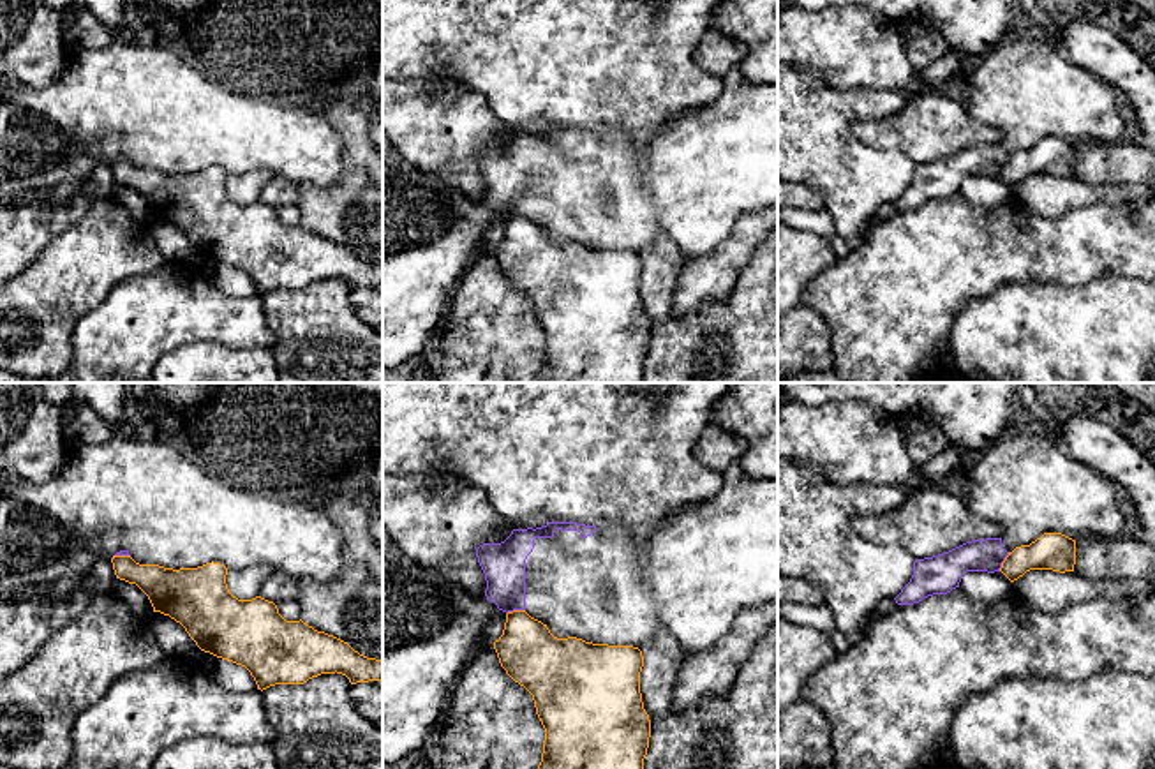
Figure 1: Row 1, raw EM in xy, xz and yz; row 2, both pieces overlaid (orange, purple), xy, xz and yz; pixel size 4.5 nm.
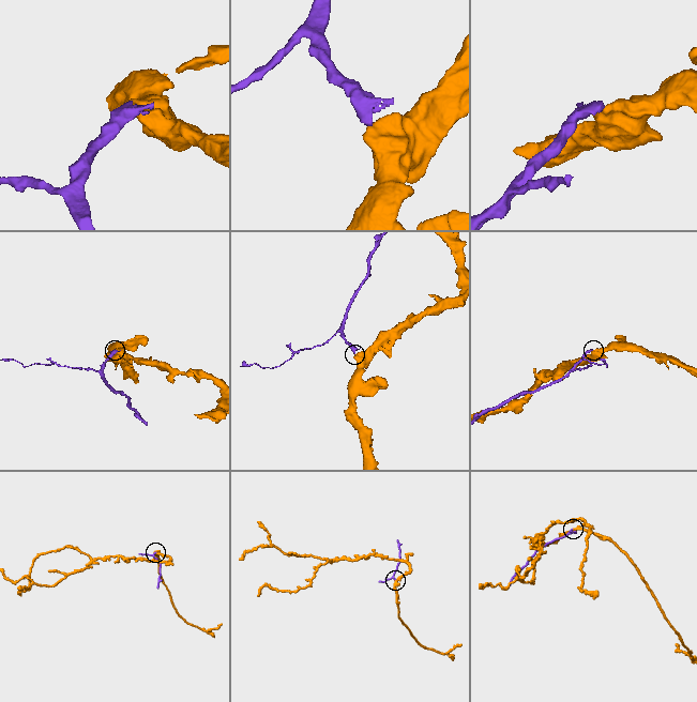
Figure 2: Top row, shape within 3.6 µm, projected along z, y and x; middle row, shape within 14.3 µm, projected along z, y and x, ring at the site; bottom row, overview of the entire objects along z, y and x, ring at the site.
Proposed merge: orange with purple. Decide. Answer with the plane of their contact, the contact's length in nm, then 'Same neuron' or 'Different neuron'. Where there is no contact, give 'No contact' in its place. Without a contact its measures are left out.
Touches orange in xz. Shared border 90 nm. Different neuron

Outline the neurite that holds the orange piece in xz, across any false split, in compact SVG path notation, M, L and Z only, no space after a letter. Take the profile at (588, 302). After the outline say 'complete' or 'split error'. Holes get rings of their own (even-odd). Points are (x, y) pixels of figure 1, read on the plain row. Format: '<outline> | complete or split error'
M513 215L494 254L506 279L533 300L545 333L534 383L642 383L651 325L640 298L644 261L638 252L557 243L525 215Z | complete

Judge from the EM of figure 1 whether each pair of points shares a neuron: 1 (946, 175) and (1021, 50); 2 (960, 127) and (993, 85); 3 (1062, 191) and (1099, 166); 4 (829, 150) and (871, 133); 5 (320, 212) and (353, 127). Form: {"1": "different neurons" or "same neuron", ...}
{"1": "same neuron", "2": "different neurons", "3": "different neurons", "4": "different neurons", "5": "same neuron"}

